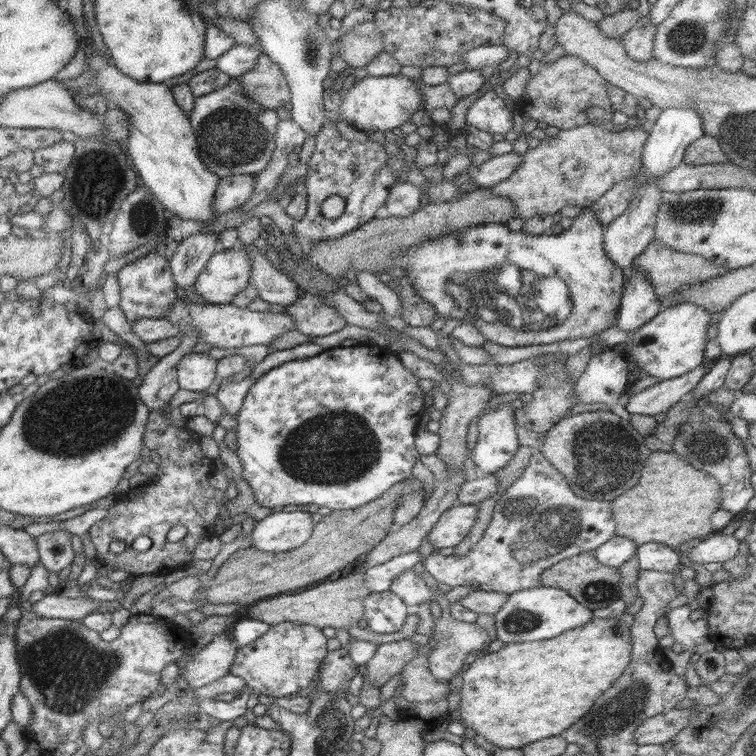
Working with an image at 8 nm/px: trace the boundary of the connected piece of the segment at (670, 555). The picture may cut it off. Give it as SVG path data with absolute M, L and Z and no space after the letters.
M648 542L637 548L639 569L656 572L671 572L680 566L680 552L668 545Z

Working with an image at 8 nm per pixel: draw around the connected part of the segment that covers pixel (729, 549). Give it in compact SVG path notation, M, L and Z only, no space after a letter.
M716 531L687 552L686 558L696 563L720 563L724 564L728 560L737 556L741 545L741 540L734 536L724 536Z

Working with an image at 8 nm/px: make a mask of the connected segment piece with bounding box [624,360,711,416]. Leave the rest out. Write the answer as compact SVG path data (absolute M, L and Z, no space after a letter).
M704 361L700 366L686 374L659 381L630 398L624 398L630 414L654 416L680 402L696 388L702 377L709 371L711 363Z

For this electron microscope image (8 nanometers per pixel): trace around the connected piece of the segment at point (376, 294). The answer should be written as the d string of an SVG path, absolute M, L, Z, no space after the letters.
M357 271L357 280L362 294L368 298L376 300L388 316L397 316L402 318L401 299L398 294L388 284L383 283L377 274L370 271Z

